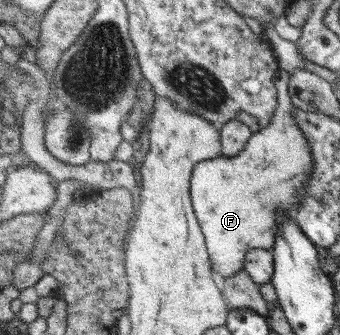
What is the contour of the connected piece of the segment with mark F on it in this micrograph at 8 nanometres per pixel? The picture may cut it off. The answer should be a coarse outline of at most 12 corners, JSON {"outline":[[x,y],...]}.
{"outline":[[279,106],[235,157],[195,166],[191,199],[214,272],[273,249],[305,201],[313,150]]}

